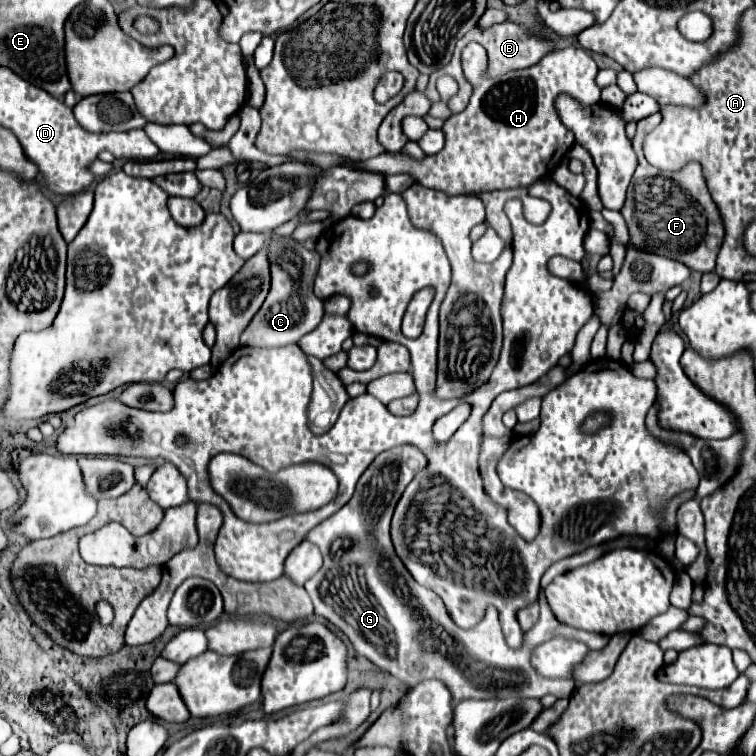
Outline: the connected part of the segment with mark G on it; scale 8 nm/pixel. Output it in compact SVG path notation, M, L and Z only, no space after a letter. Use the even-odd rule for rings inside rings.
M412 446L382 452L360 476L352 500L306 534L306 540L318 544L324 556L322 570L304 584L314 602L314 612L338 626L350 638L358 654L366 656L380 670L390 672L406 688L403 697L424 678L444 681L455 701L504 696L542 698L546 694L554 694L558 698L570 696L574 684L536 676L528 664L530 650L552 636L578 638L580 642L588 644L590 650L602 650L610 640L608 636L562 624L550 610L544 592L540 592L538 622L526 632L524 648L510 650L502 642L498 612L494 608L488 610L486 618L474 630L458 628L448 616L442 598L430 588L420 586L396 556L390 538L390 520L404 488L412 482L416 472L424 468L424 464L424 454ZM360 572L364 576L360 576ZM424 628L428 634L426 644L430 644L430 648L426 648L420 640ZM442 650L450 650L450 654L446 656Z

